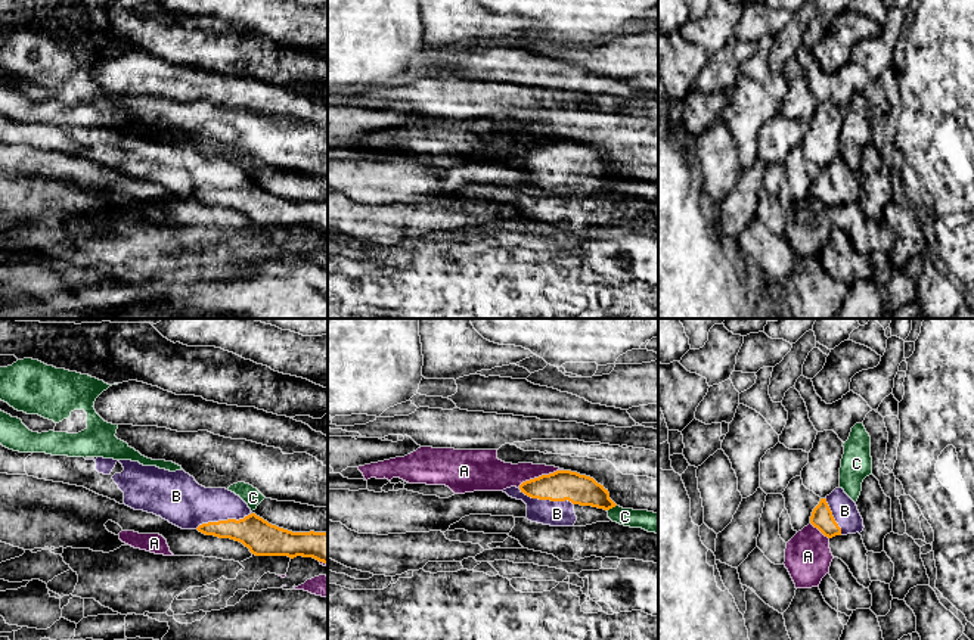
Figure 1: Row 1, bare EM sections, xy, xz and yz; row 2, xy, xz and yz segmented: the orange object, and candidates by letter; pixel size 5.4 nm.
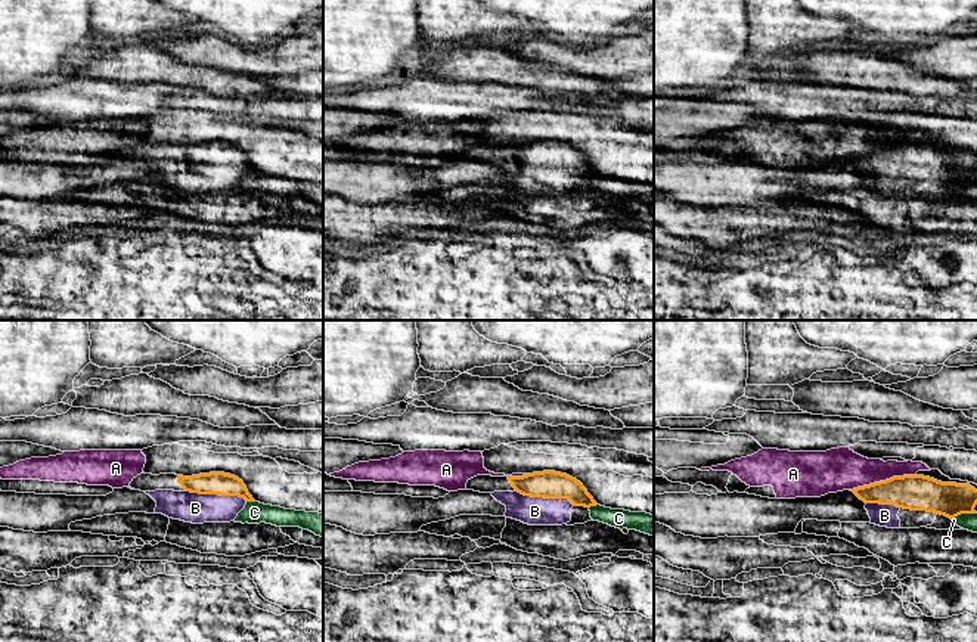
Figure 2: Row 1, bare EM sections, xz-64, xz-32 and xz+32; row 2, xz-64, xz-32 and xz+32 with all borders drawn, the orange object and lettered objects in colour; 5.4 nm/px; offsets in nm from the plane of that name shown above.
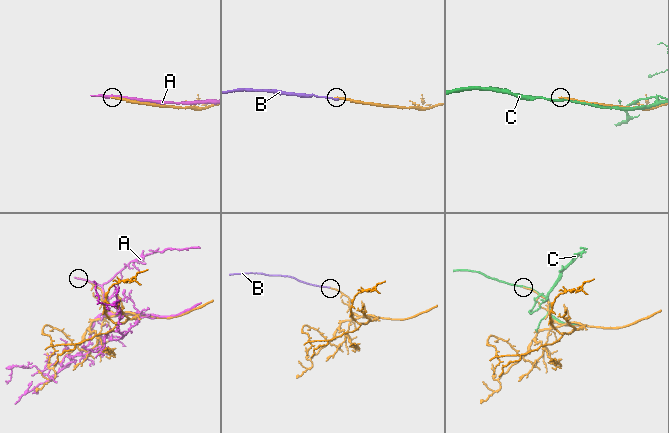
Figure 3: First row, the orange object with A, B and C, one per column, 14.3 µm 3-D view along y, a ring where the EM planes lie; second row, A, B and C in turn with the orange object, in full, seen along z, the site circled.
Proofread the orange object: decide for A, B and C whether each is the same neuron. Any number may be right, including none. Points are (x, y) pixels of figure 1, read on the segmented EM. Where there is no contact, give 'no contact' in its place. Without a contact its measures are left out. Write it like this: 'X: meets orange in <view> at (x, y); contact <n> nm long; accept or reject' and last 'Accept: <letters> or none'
A: meets orange in xz at (542, 475); contact 260 nm long; reject
B: meets orange in xz at (546, 499); contact 320 nm long; accept
C: meets orange in xz at (611, 508); contact 70 nm long; reject
Accept: B

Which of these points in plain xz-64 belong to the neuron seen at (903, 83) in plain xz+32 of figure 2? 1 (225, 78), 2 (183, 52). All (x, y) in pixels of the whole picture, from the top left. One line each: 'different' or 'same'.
1: same
2: different

